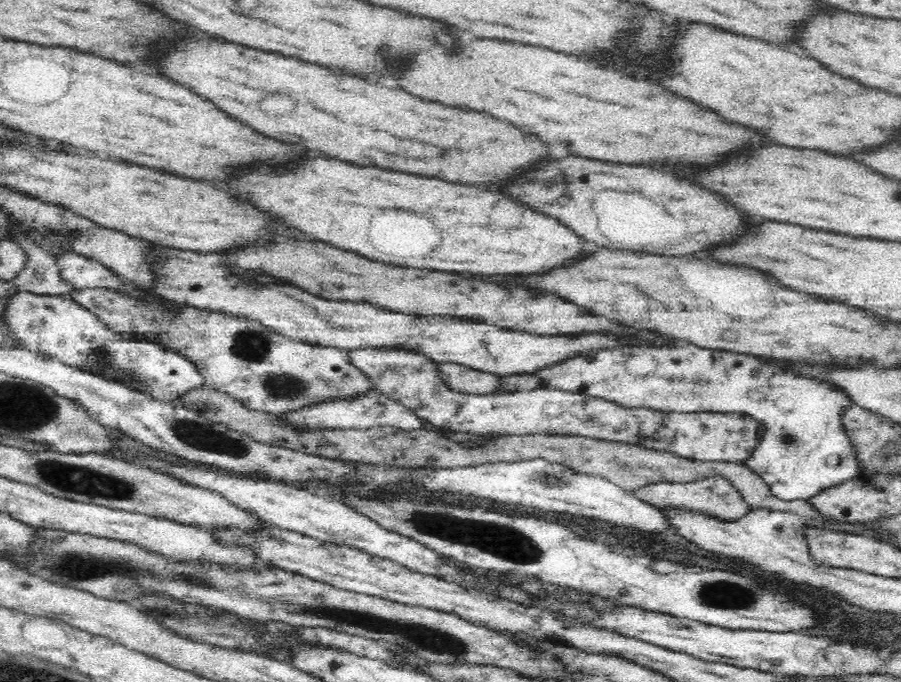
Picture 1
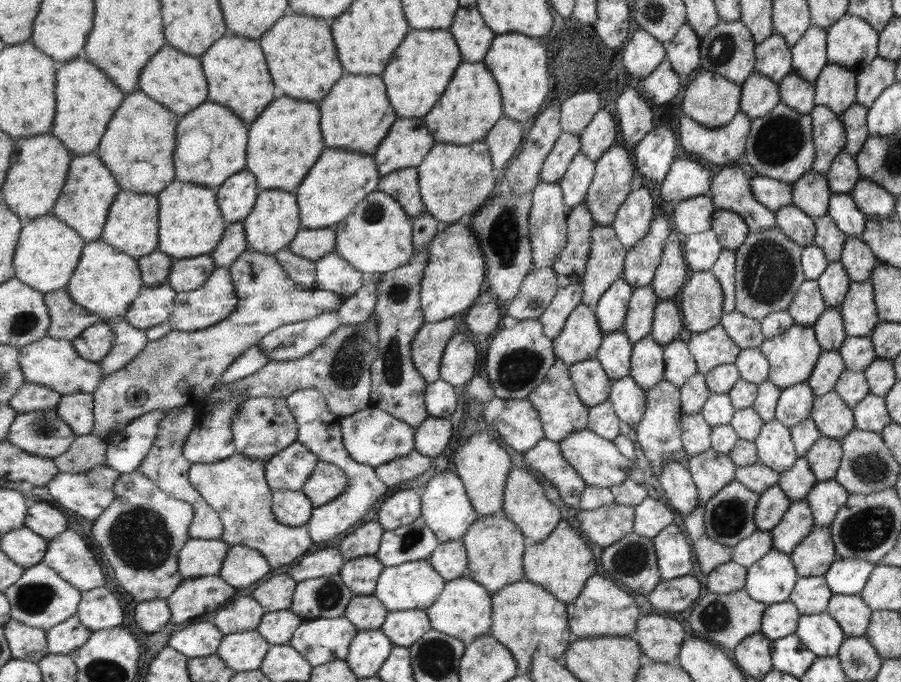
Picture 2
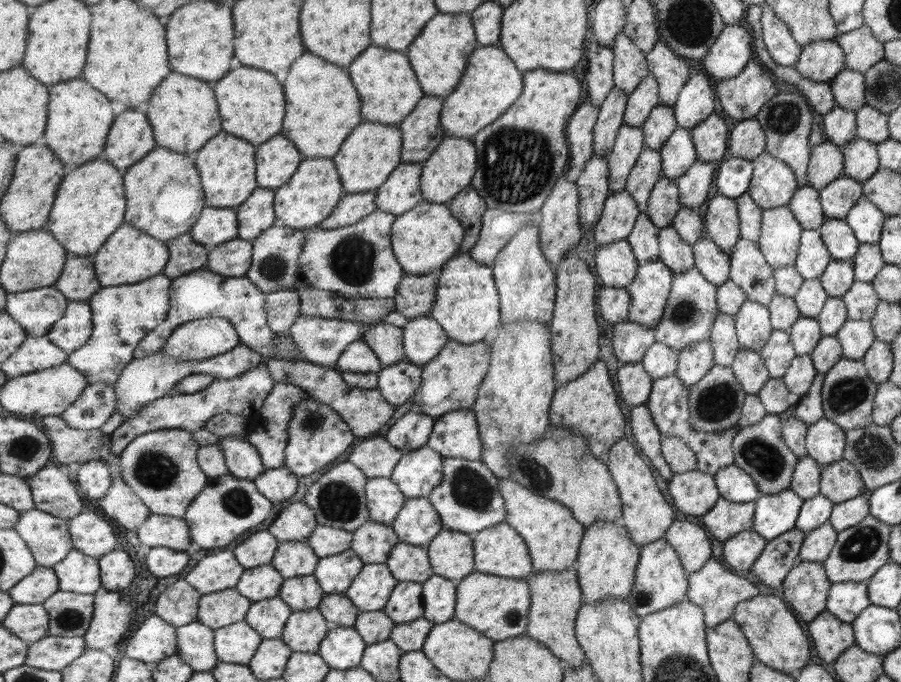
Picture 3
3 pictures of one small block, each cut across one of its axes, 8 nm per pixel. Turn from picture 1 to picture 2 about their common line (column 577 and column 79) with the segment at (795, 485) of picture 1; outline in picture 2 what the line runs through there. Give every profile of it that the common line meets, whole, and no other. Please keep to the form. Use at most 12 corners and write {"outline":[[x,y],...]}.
{"outline":[[47,335],[20,347],[26,382],[93,393],[103,366]]}

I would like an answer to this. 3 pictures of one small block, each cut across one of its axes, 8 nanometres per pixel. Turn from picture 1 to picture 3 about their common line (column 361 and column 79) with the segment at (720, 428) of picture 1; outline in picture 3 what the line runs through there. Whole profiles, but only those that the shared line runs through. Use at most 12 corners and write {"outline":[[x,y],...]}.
{"outline":[[172,284],[101,288],[92,337],[68,356],[89,384],[117,383],[168,317]]}

